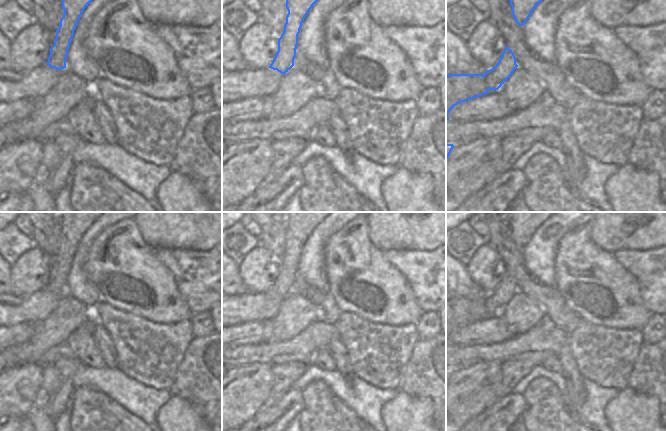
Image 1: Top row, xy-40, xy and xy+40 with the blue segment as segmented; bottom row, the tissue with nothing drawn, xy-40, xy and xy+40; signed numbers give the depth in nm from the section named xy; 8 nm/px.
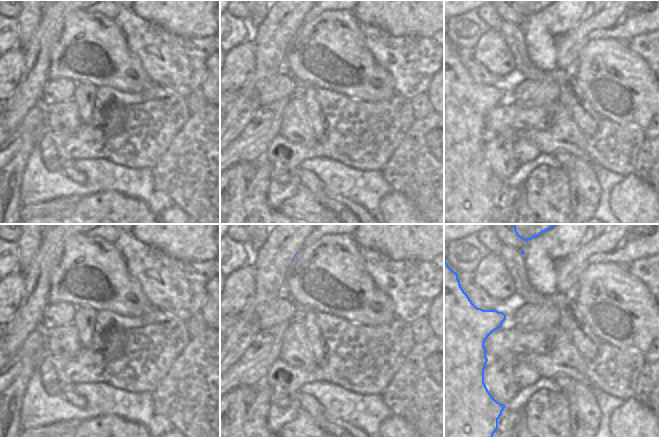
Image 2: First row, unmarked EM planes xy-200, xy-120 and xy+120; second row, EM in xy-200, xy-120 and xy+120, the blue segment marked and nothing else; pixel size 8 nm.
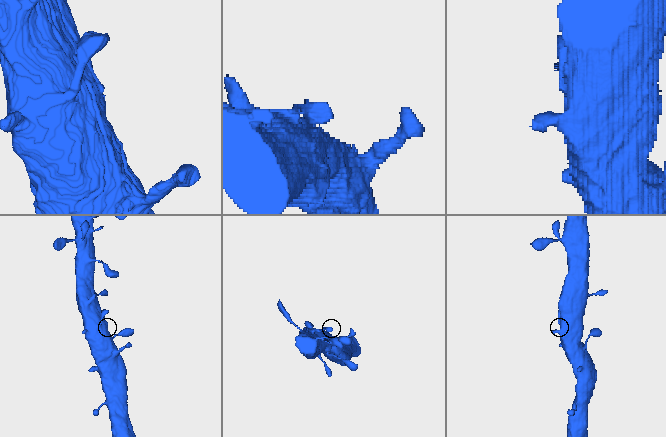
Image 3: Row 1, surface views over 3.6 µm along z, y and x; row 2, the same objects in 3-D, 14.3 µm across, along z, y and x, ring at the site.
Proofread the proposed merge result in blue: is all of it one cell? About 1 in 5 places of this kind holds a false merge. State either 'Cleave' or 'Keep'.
Keep.

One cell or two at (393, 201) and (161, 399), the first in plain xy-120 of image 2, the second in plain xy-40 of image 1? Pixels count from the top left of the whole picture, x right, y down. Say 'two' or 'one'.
two

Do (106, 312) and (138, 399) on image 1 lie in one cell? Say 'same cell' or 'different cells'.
different cells

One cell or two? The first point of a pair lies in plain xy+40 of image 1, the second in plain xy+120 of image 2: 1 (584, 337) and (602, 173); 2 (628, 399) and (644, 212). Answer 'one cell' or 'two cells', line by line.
1: two cells
2: one cell

